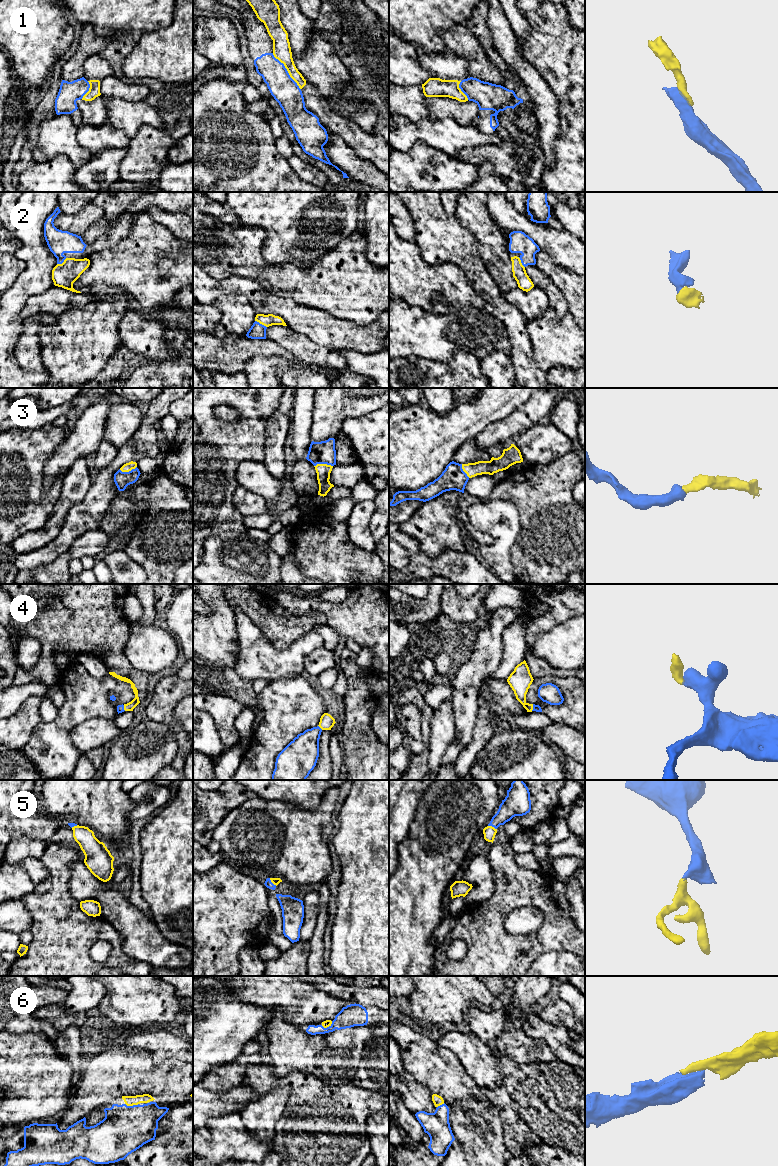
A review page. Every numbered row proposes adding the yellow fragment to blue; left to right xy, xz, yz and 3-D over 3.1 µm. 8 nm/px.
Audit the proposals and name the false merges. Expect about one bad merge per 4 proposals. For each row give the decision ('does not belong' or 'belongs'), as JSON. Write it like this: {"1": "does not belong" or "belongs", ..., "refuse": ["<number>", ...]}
{"1": "does not belong", "2": "belongs", "3": "belongs", "4": "belongs", "5": "belongs", "6": "belongs", "refuse": ["1"]}

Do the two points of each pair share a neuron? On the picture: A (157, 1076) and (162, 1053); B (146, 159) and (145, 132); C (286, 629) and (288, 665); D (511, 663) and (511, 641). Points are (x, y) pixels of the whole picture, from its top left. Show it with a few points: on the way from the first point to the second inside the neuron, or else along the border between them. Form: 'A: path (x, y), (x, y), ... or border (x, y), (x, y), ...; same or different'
A: border (141, 1050), (155, 1064), (182, 1061); different
B: path (146, 152), (146, 139); same
C: border (307, 632), (284, 649), (276, 649), (266, 639); different
D: path (511, 658), (511, 646); same

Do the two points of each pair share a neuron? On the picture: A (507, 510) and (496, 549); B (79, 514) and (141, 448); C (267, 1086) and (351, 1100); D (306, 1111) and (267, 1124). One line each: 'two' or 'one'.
A: one
B: one
C: one
D: two

